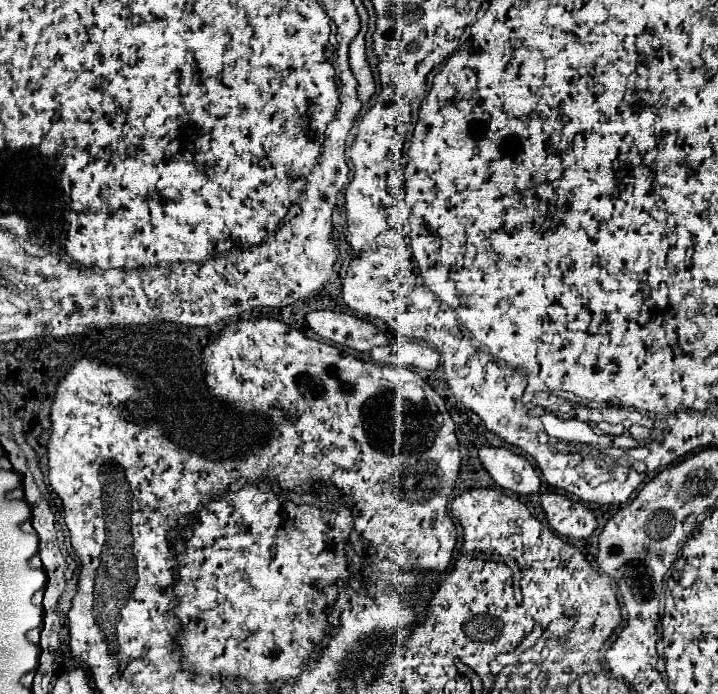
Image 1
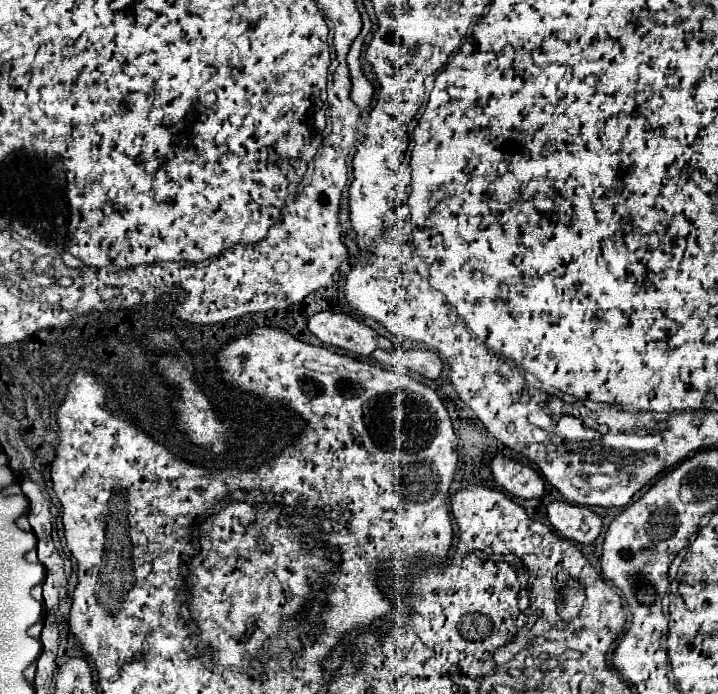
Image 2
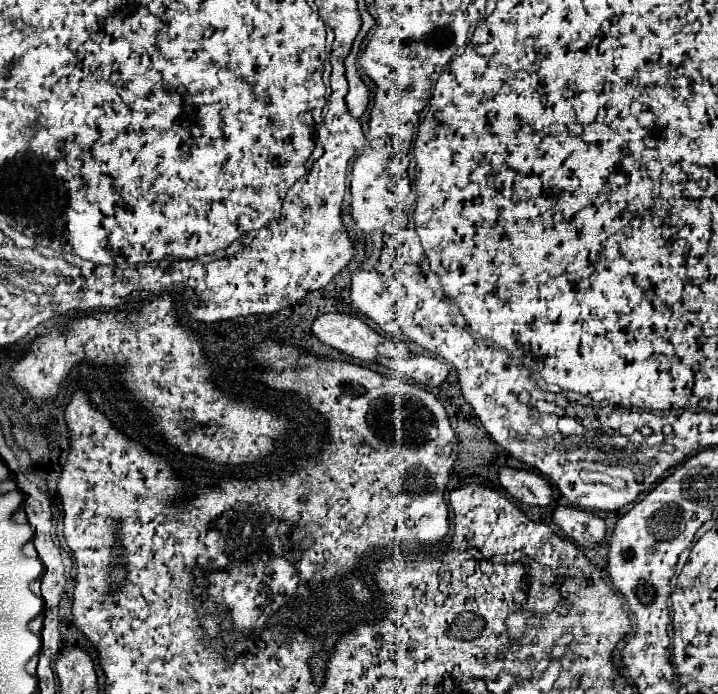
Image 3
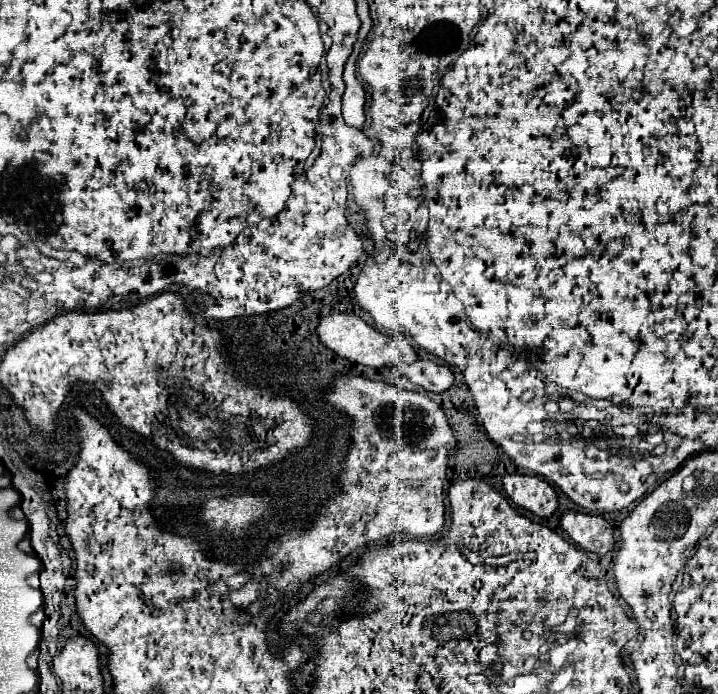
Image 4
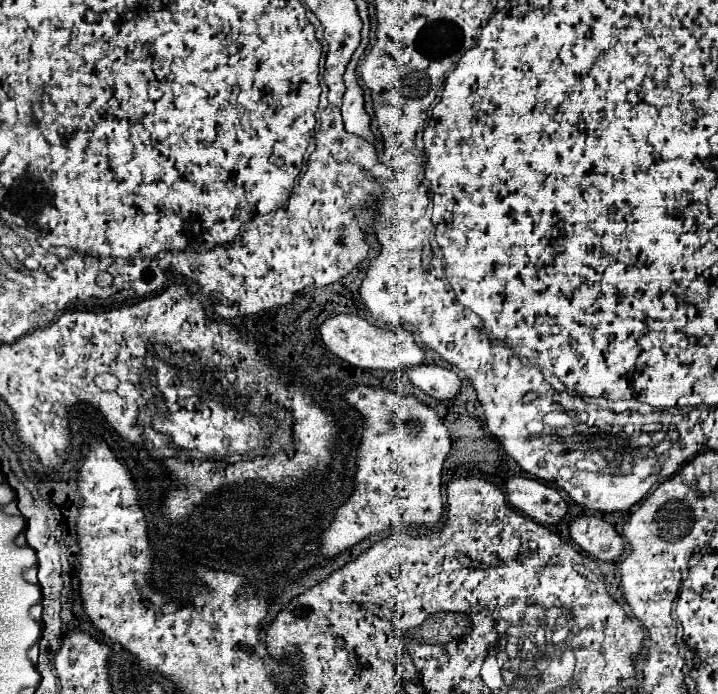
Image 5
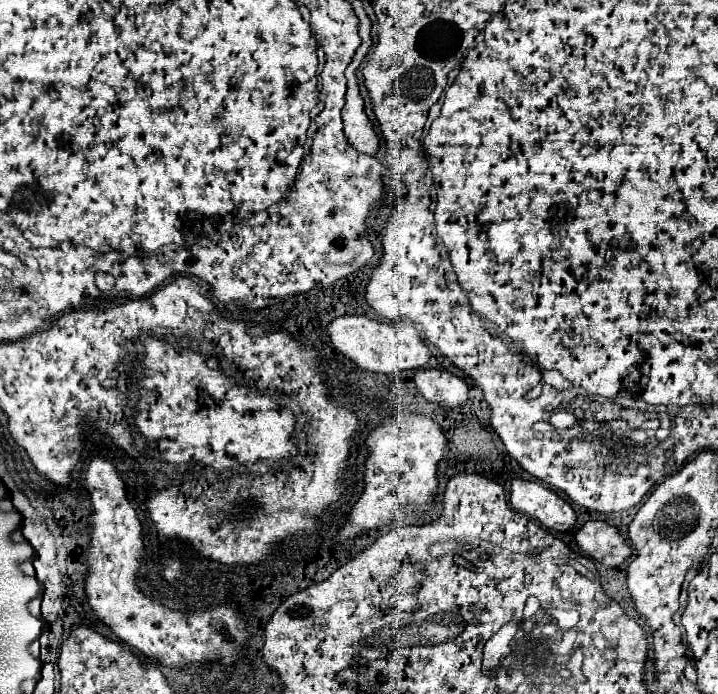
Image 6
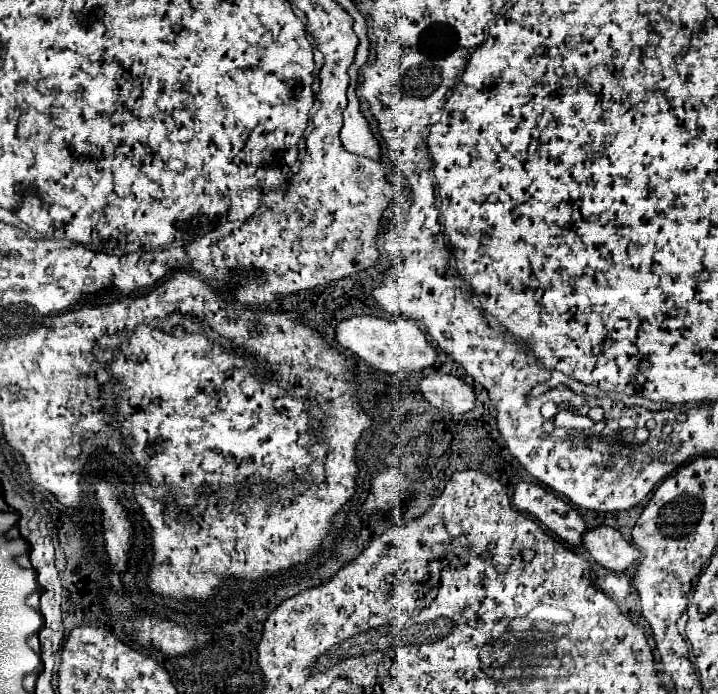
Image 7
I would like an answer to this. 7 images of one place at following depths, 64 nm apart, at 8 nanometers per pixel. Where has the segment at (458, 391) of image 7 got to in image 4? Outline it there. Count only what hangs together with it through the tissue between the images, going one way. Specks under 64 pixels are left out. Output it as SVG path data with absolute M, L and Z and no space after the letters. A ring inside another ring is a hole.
M416 360L412 364L396 364L392 368L396 368L398 374L412 380L412 384L418 384L424 390L432 390L432 392L448 390L454 380L452 370L448 366L436 364L432 360Z

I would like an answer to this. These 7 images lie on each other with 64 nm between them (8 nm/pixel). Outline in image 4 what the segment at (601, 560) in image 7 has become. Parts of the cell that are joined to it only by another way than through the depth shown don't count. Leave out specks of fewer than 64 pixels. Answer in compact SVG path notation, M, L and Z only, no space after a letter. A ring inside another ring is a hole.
M566 510L560 516L560 524L562 524L562 530L566 530L568 536L586 552L604 556L614 550L612 526L602 516Z

